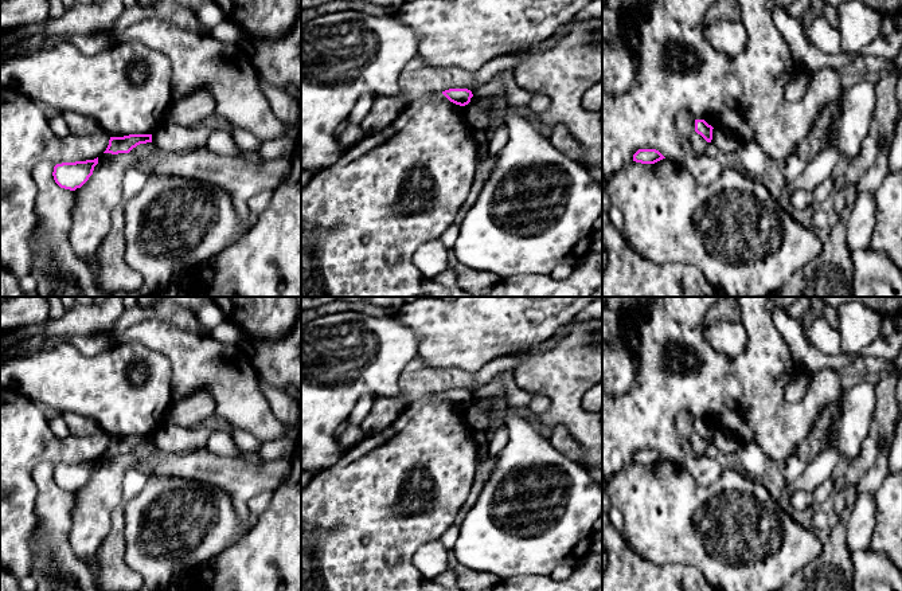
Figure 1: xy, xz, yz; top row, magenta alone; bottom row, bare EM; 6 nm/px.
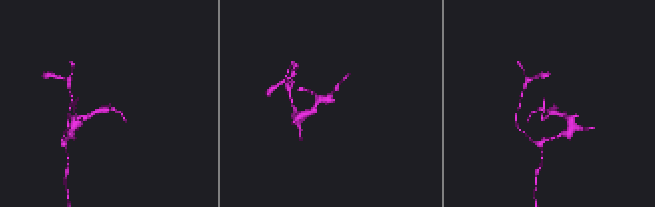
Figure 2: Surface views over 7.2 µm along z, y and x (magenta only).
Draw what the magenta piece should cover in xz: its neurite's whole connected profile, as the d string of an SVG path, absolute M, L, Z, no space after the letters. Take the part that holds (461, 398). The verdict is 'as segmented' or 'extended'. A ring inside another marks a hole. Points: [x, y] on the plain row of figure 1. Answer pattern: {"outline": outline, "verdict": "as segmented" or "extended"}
{"outline": "M449 390L442 392L442 395L453 404L465 407L470 403L473 398L472 392L468 390Z", "verdict": "as segmented"}

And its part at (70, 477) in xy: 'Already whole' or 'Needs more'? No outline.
Already whole

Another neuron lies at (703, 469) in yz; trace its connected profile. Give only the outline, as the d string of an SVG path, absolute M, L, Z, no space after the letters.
M686 445L686 459L683 465L691 477L702 486L714 482L723 471L721 461L707 454L699 455L688 445Z

